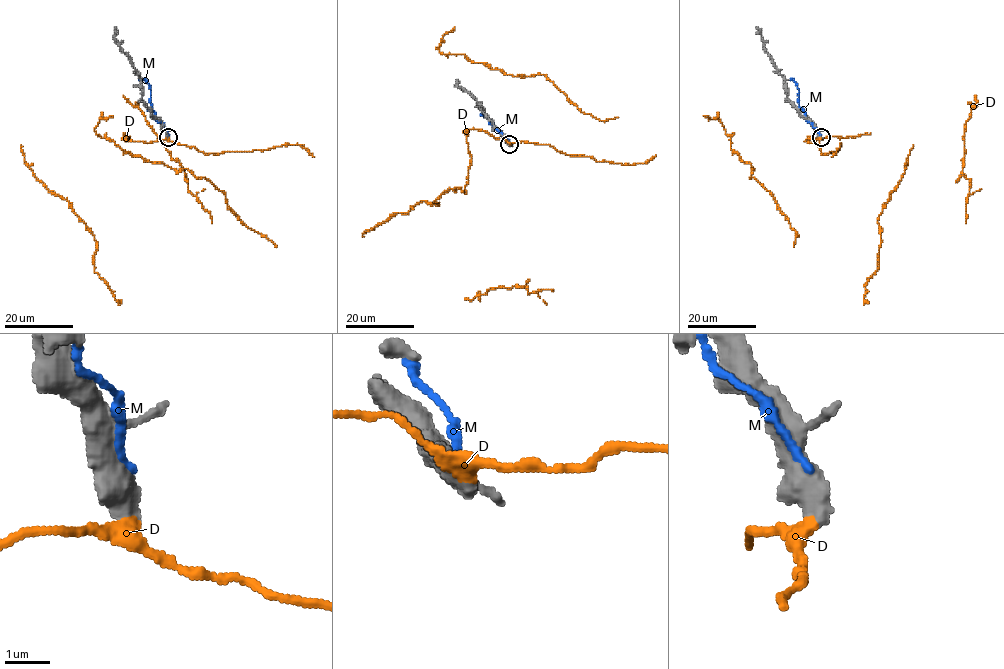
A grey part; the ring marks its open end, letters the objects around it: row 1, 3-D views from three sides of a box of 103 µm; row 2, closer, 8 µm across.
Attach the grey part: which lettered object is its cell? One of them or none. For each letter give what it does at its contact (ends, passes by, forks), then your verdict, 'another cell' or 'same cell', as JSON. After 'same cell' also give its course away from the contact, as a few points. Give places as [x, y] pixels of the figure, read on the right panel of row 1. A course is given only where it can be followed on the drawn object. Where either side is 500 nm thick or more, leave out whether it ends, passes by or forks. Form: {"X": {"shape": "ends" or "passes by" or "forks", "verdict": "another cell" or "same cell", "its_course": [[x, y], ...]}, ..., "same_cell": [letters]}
{"D": {"verdict": "another cell"}, "M": {"shape": "ends", "verdict": "another cell"}, "same_cell": []}

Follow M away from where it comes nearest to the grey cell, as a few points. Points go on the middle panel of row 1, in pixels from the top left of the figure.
M: (508, 142), (490, 120), (480, 114)

